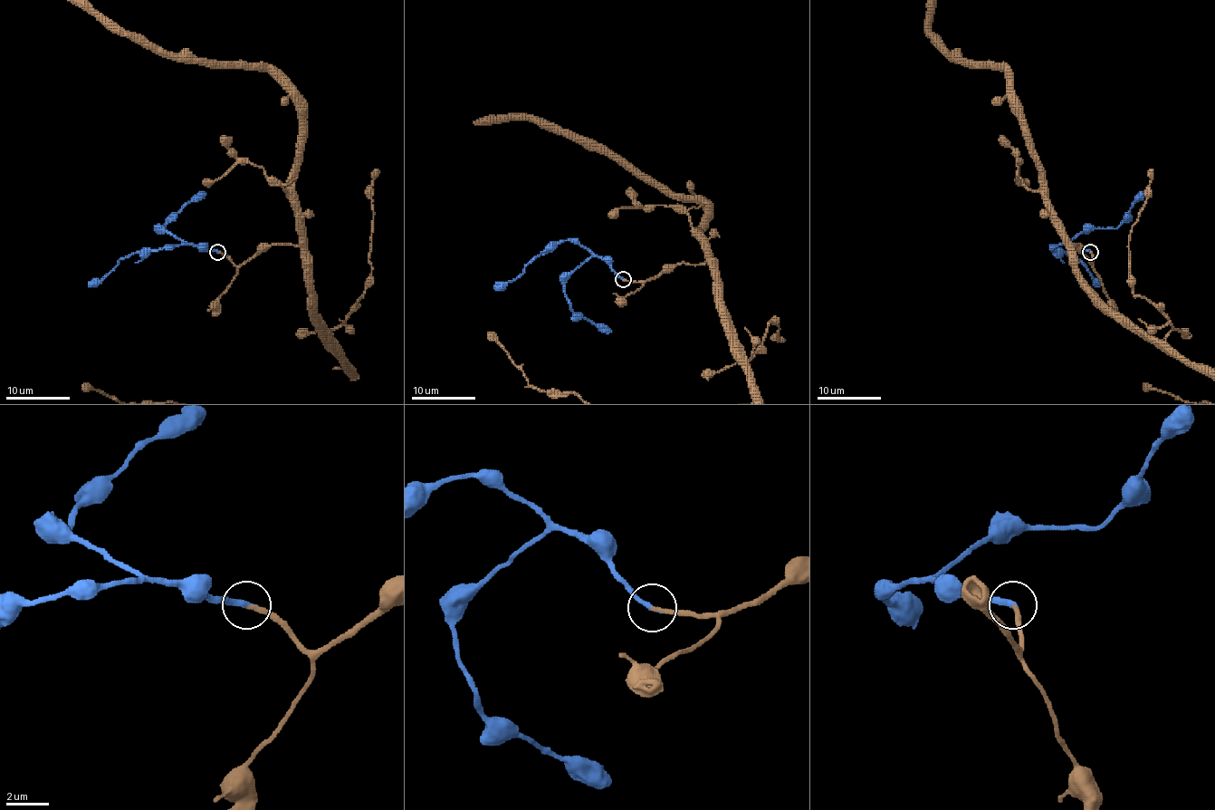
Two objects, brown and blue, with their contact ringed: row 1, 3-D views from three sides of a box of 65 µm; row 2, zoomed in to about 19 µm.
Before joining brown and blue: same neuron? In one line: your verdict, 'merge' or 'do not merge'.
merge

